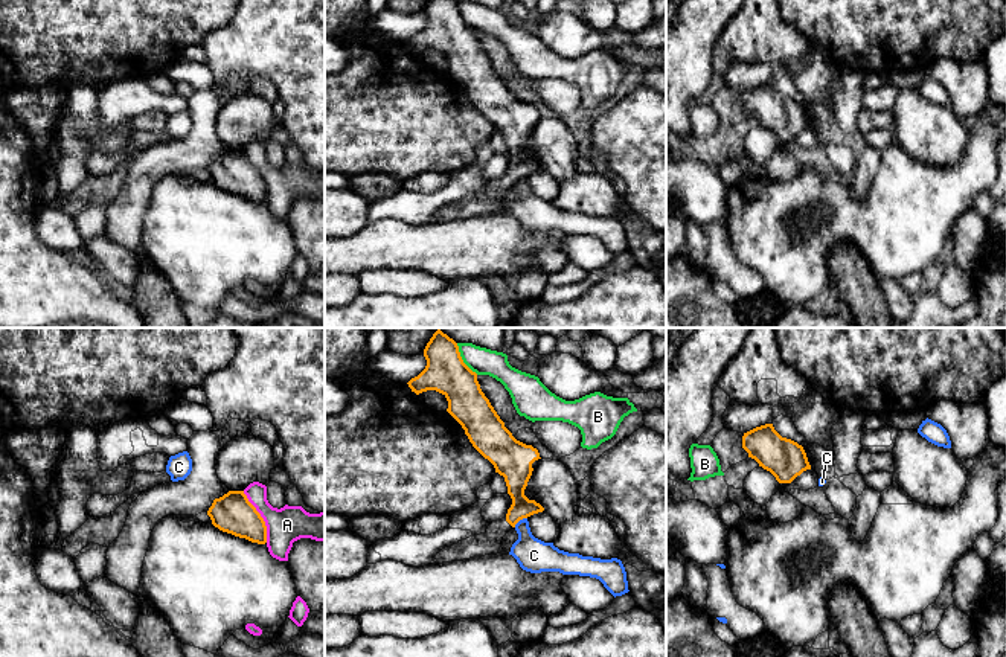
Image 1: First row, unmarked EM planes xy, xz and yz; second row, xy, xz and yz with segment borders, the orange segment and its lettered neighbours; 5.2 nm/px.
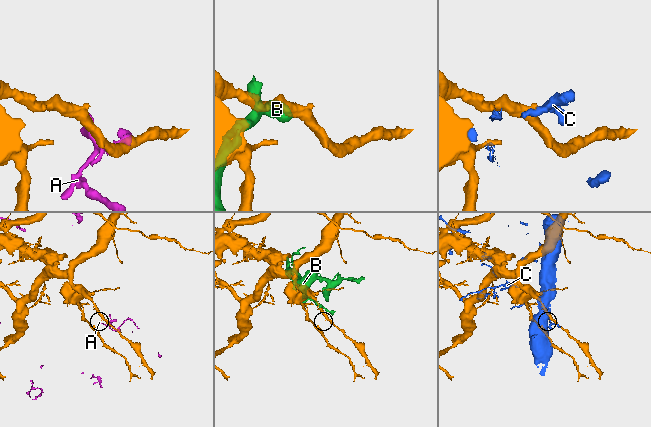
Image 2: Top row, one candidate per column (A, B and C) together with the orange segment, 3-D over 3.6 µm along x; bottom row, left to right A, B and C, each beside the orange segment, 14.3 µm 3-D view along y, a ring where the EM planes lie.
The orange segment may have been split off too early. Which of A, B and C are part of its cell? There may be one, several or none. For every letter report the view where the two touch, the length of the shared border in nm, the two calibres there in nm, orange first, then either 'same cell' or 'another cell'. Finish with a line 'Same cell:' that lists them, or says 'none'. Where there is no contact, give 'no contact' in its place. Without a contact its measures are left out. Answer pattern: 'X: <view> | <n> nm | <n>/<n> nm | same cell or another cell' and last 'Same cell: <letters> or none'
A: xy | 300 nm | 200/190 nm | another cell
B: xz | 200 nm | 220/140 nm | another cell
C: xz | 90 nm | 150/180 nm | another cell
Same cell: none

